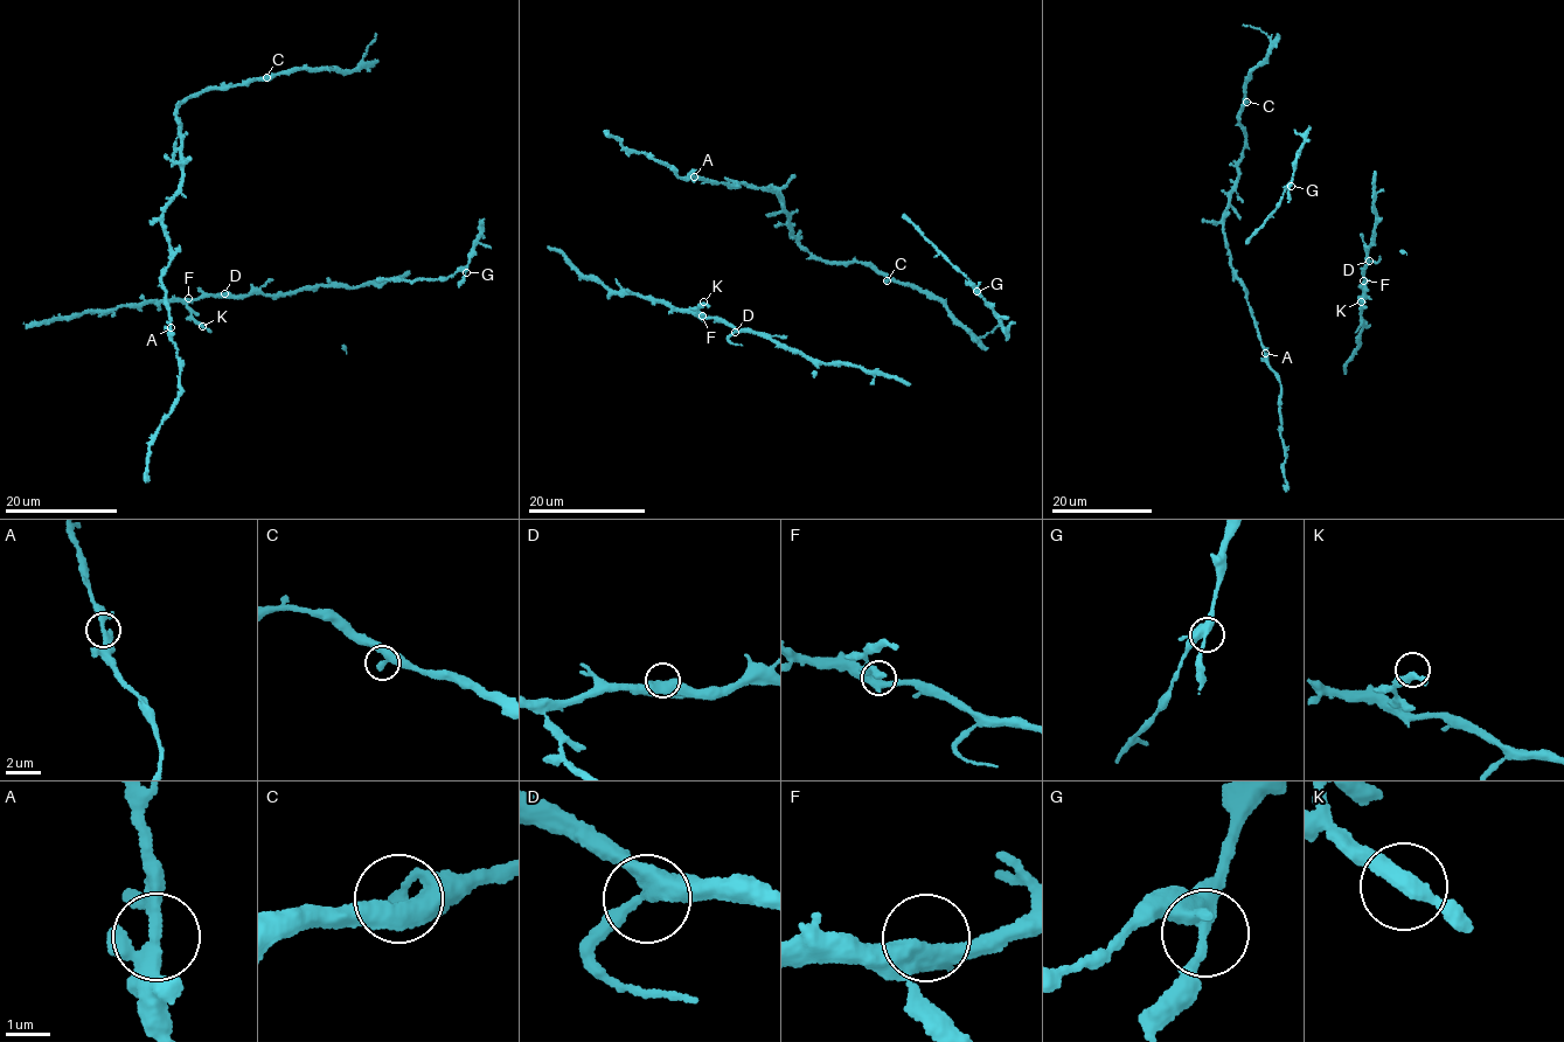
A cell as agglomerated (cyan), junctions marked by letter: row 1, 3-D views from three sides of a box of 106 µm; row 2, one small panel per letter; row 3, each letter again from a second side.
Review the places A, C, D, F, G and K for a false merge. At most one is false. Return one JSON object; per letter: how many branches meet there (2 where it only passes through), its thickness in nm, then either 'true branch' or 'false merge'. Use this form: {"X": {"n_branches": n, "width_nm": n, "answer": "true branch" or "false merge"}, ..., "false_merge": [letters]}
{"A": {"n_branches": 3, "width_nm": 280, "answer": "true branch"}, "C": {"n_branches": 2, "width_nm": 340, "answer": "true branch"}, "D": {"n_branches": 3, "width_nm": 360, "answer": "true branch"}, "F": {"n_branches": 3, "width_nm": 400, "answer": "true branch"}, "G": {"n_branches": 3, "width_nm": 320, "answer": "true branch"}, "K": {"n_branches": 2, "width_nm": 320, "answer": "true branch"}, "false_merge": []}

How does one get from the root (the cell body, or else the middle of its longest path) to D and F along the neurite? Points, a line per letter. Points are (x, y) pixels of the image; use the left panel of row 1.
D: (202, 326), (193, 318), (187, 303), (224, 293)
F: (202, 326), (192, 315), (188, 298)

